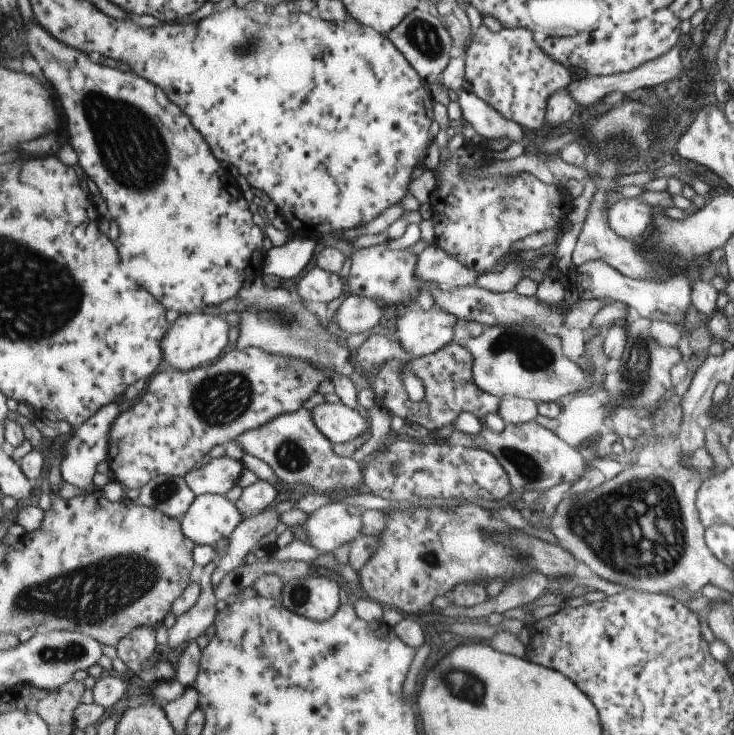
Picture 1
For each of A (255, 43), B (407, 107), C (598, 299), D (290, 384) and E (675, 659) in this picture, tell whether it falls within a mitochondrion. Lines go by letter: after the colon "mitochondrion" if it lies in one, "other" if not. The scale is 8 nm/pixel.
A: mitochondrion
B: other
C: other
D: other
E: other

